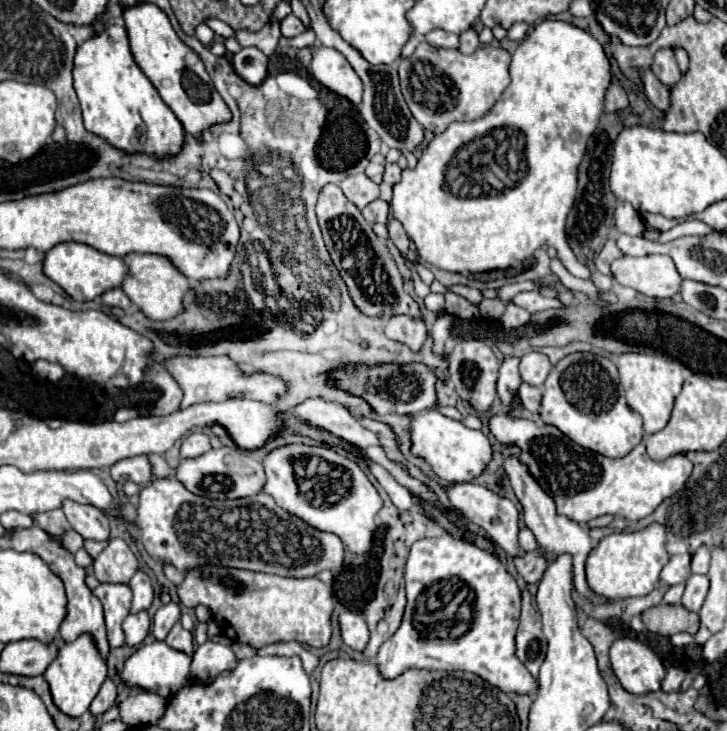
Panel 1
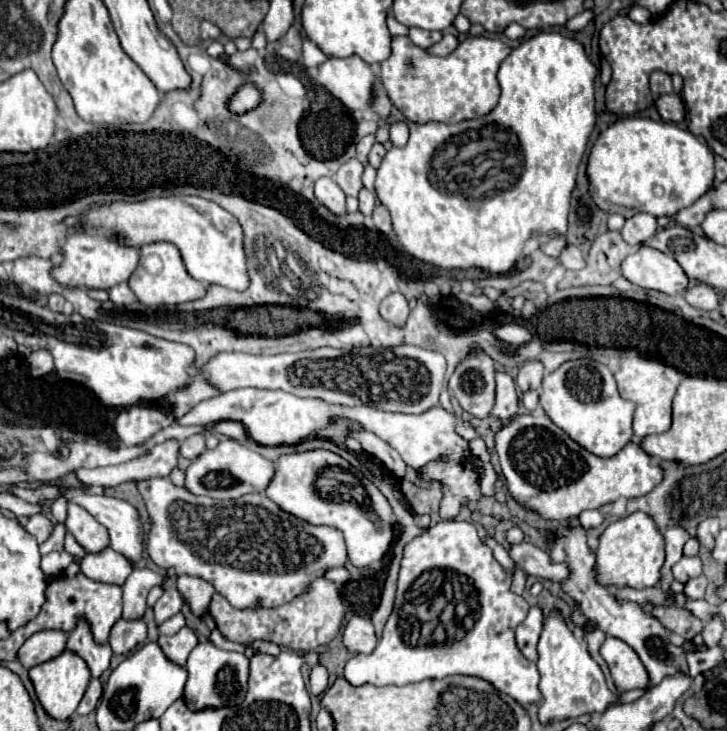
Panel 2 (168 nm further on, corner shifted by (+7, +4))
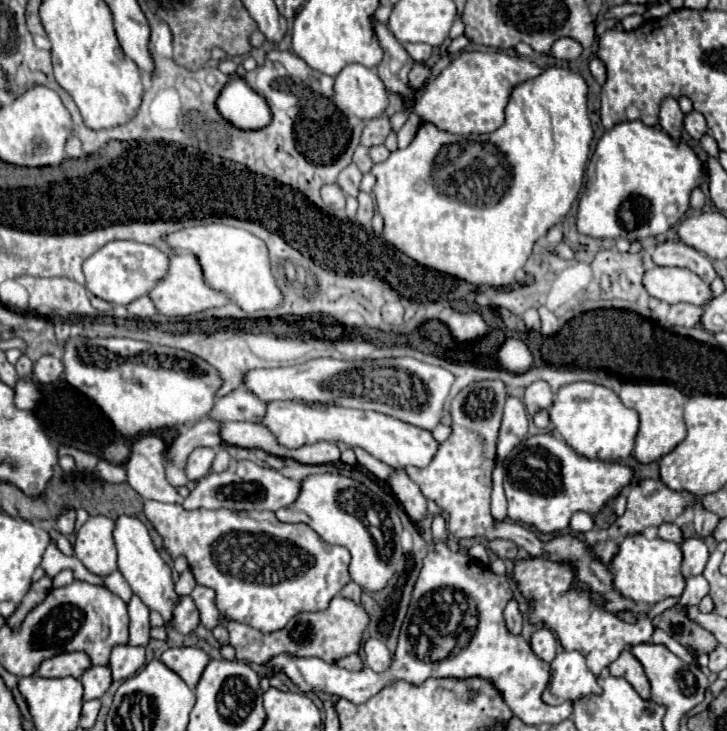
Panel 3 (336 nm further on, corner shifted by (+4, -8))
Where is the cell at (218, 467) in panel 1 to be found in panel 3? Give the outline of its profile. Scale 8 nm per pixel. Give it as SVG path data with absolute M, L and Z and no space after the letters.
M232 460L228 470L224 472L210 472L204 478L196 482L196 488L190 492L190 496L184 500L186 510L220 510L220 508L230 508L230 510L272 510L276 512L278 508L284 508L296 500L300 492L300 484L282 476L278 470L254 464L250 460Z

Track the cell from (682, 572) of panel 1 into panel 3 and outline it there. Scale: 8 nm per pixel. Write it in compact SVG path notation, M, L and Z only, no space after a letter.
M702 574L690 576L690 578L686 578L686 588L684 588L682 596L680 596L680 604L682 606L690 606L690 604L696 606L706 594L708 594L706 578Z

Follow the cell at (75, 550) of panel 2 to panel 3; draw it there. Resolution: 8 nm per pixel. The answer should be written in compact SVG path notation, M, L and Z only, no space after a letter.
M54 528L50 530L50 536L56 536L56 544L58 544L58 548L68 556L72 556L74 554L74 548L72 548L72 544L70 544L70 540L64 536L64 534L60 534L60 532L56 532Z

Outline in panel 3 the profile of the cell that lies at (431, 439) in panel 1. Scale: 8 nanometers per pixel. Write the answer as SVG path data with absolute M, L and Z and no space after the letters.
M270 402L266 408L264 418L260 420L278 440L280 446L296 450L320 440L326 442L344 442L350 448L364 448L378 460L388 466L416 466L426 468L438 450L438 442L434 440L432 432L424 428L416 428L392 416L384 416L378 412L368 410L352 410L352 408L336 408L336 406L322 406L322 404L300 404L300 402Z

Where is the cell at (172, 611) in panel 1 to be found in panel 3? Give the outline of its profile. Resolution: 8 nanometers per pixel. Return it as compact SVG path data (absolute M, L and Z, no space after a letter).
M184 596L176 604L176 608L172 612L172 620L170 620L168 626L172 626L174 630L178 630L180 634L190 634L198 626L198 622L200 622L198 610L196 610L192 598L190 596Z

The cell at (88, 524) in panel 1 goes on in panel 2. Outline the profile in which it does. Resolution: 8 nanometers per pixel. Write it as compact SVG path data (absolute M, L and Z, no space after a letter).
M71 502L65 528L75 536L87 554L103 552L109 546L109 532L85 508Z

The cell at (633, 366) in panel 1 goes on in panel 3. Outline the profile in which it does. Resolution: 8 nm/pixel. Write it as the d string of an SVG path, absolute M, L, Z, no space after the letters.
M624 382L618 398L622 400L622 404L640 414L640 430L636 436L636 448L633 453L634 456L636 453L639 462L644 464L654 462L684 440L686 426L682 420L682 406L686 396L678 388L664 383Z

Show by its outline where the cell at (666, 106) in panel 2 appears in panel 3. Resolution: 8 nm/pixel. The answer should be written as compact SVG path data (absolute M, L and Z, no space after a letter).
M696 110L688 112L688 114L684 116L684 130L686 130L692 138L700 140L700 138L706 134L706 120L704 120L704 116L702 116L700 112L696 112Z

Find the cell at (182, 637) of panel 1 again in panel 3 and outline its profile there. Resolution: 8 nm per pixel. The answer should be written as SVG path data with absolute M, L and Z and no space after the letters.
M182 646L182 648L168 648L160 660L176 672L190 688L196 686L196 680L200 680L200 672L208 664L208 654L202 648L196 646Z

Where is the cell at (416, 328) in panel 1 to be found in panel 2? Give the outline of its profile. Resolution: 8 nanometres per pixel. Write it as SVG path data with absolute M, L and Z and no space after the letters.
M393 292L385 296L381 302L381 316L397 326L403 326L409 316L409 306L407 306L405 296L401 292Z

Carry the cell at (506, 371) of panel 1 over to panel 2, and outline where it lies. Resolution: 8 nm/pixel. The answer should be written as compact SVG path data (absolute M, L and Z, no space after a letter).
M497 372L497 400L493 408L493 418L509 422L519 410L519 396L513 378L507 372Z

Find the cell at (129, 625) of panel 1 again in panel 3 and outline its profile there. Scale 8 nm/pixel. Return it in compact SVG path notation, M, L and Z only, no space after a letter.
M116 646L110 656L110 668L114 680L126 680L128 676L136 674L138 668L144 664L146 648L144 646Z

